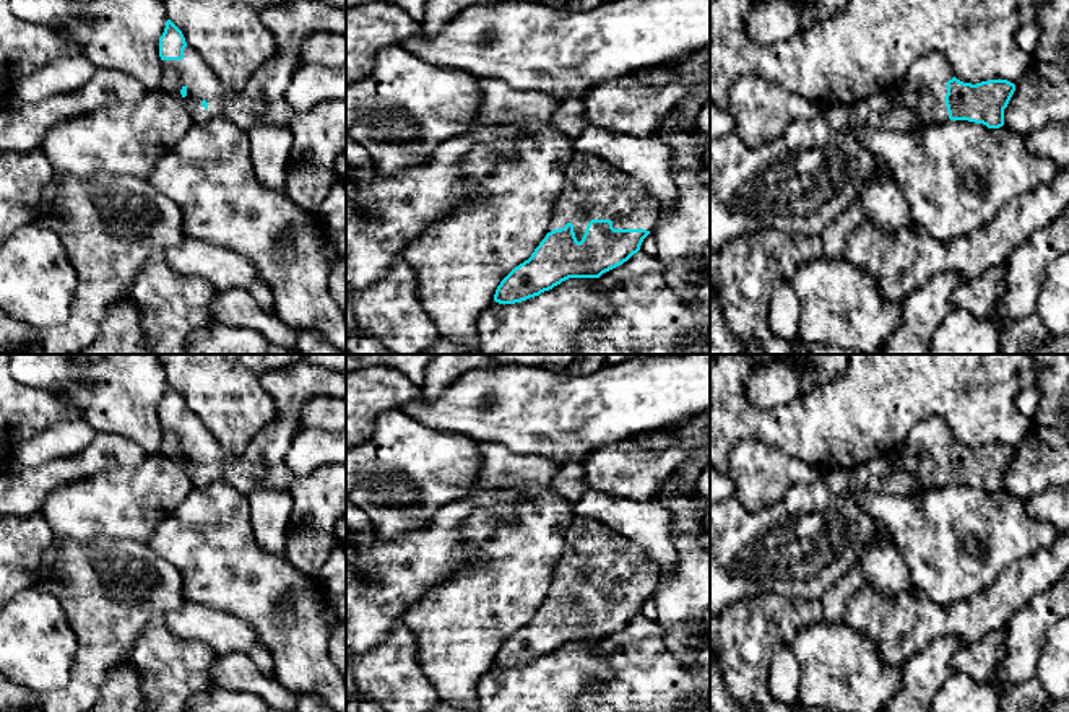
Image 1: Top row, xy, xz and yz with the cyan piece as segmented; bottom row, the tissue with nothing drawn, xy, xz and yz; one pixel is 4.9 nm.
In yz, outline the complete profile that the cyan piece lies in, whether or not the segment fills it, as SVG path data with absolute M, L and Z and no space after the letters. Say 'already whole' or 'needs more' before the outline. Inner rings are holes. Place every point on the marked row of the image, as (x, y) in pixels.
needs more; M931 52L918 59L905 78L887 91L924 124L968 120L999 128L1015 85L1007 80L963 83L952 75L942 52Z

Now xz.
needs more; M575 150L564 171L562 190L546 237L528 260L500 281L494 301L515 304L539 296L569 278L599 278L640 250L658 218L658 203L642 184L606 159Z

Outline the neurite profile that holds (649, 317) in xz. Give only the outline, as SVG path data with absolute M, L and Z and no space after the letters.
M637 252L598 278L612 312L588 322L578 333L577 354L710 354L710 275L697 270L695 302L684 302L666 283L664 267Z

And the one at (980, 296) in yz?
M999 265L965 281L952 294L955 309L965 309L980 319L991 319L1006 294L1004 280L1006 265Z

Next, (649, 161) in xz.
M586 125L582 135L573 141L573 148L606 159L621 172L642 184L648 195L656 200L660 215L673 210L677 200L677 187L673 172L671 148L656 133L640 138L632 135L612 135L603 128Z

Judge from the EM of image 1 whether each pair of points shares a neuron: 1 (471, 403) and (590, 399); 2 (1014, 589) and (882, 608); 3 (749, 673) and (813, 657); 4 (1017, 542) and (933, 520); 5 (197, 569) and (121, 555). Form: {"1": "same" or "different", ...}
{"1": "same", "2": "same", "3": "different", "4": "same", "5": "different"}

